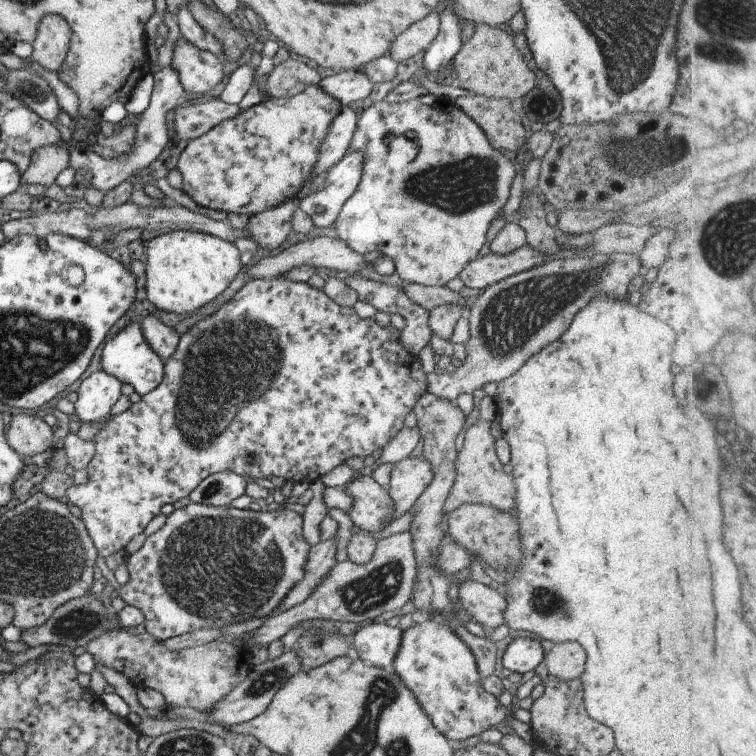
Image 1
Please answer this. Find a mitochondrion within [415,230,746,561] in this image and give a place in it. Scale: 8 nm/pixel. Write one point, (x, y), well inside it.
(512, 318)

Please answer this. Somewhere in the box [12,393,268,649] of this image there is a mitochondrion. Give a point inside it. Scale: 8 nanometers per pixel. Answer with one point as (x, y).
(75, 623)

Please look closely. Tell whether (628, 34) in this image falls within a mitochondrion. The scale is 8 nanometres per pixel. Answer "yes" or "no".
yes

